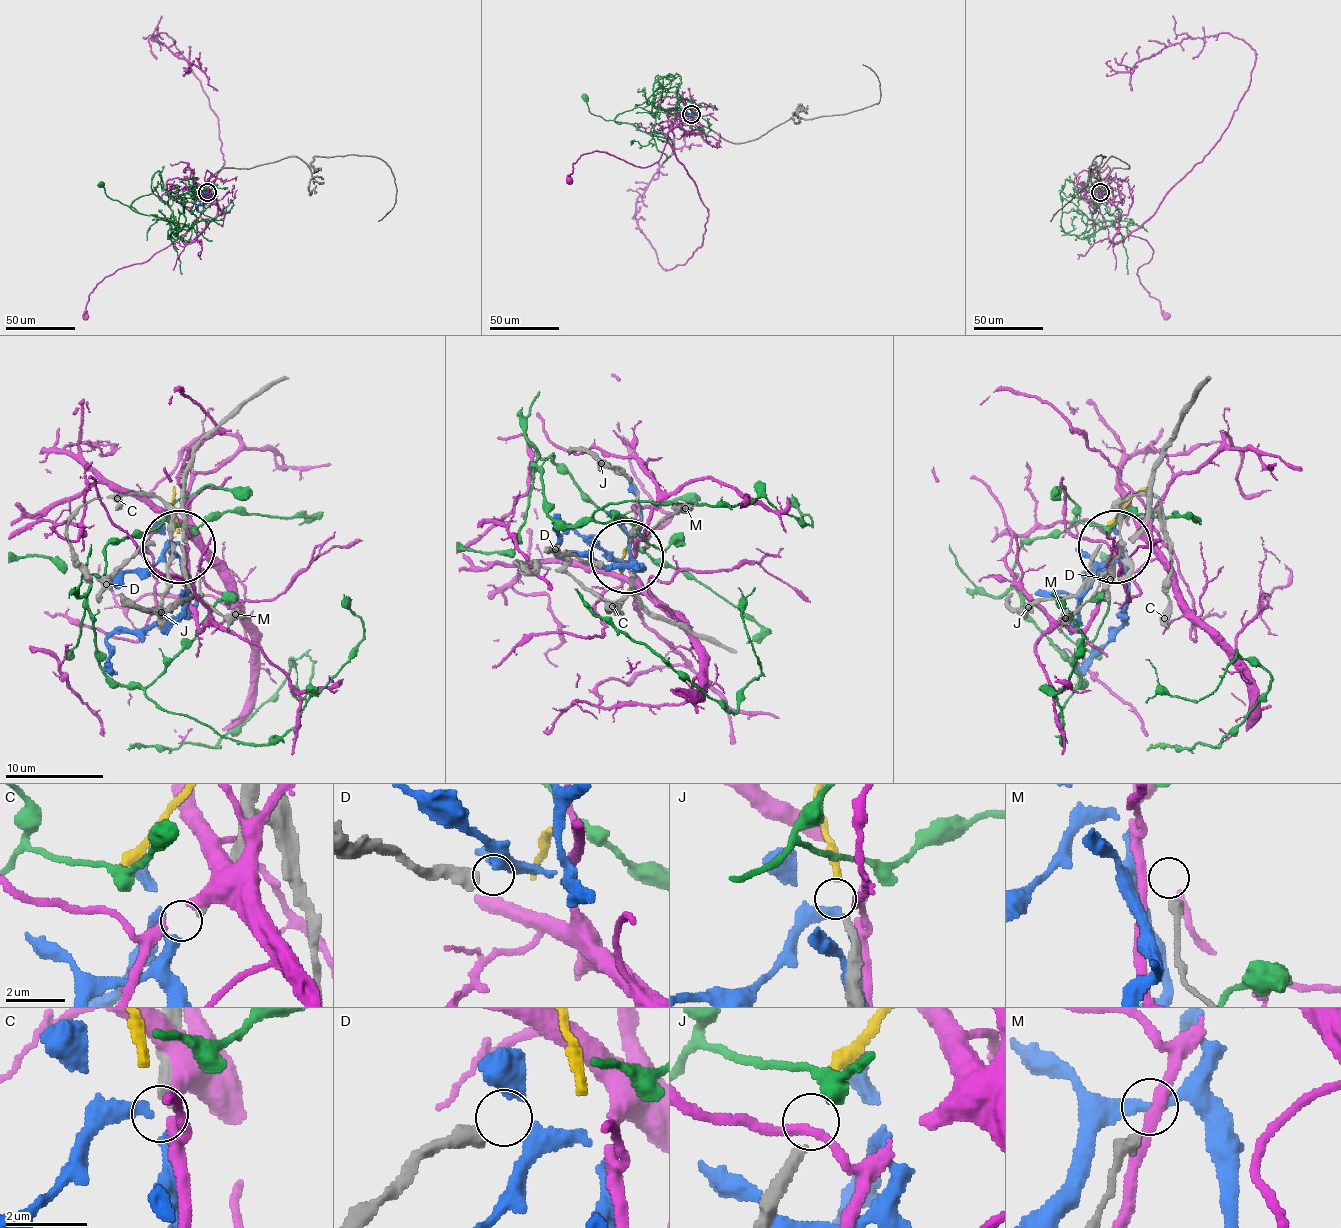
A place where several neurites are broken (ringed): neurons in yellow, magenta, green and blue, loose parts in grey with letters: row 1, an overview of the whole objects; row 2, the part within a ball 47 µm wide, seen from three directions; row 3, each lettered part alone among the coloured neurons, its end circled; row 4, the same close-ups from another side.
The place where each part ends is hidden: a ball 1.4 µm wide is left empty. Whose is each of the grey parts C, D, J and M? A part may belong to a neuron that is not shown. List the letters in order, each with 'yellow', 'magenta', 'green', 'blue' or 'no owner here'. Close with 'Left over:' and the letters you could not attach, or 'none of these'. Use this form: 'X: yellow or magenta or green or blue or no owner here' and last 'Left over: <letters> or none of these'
C: blue
D: no owner here
J: yellow
M: no owner here
Left over: D, M

